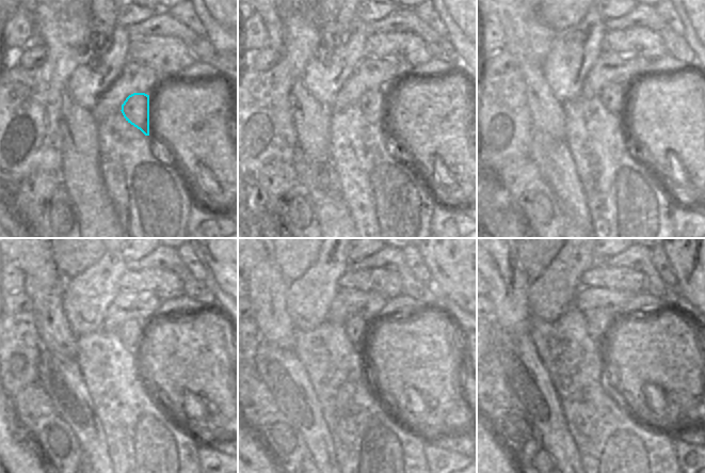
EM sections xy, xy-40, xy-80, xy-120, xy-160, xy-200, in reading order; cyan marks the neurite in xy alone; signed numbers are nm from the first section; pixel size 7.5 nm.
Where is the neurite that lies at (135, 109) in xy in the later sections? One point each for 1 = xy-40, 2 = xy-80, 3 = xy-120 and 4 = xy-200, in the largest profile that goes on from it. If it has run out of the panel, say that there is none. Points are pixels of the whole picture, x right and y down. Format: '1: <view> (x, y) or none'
1: xy-40 (373, 104)
2: xy-80 (612, 97)
3: xy-120 (132, 333)
4: xy-200 (598, 322)

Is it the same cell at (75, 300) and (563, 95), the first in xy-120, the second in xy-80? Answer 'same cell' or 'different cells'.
same cell

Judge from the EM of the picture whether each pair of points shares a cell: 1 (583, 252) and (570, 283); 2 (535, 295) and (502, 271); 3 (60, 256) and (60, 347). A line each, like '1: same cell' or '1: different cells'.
1: same cell
2: different cells
3: different cells

